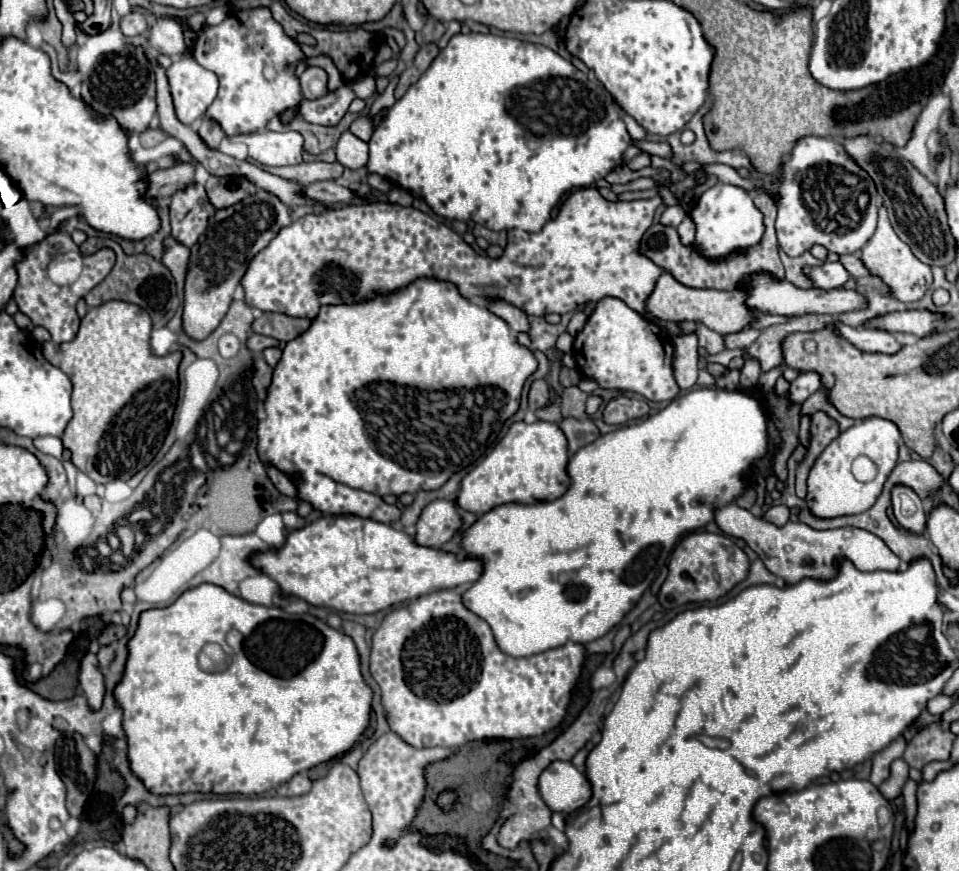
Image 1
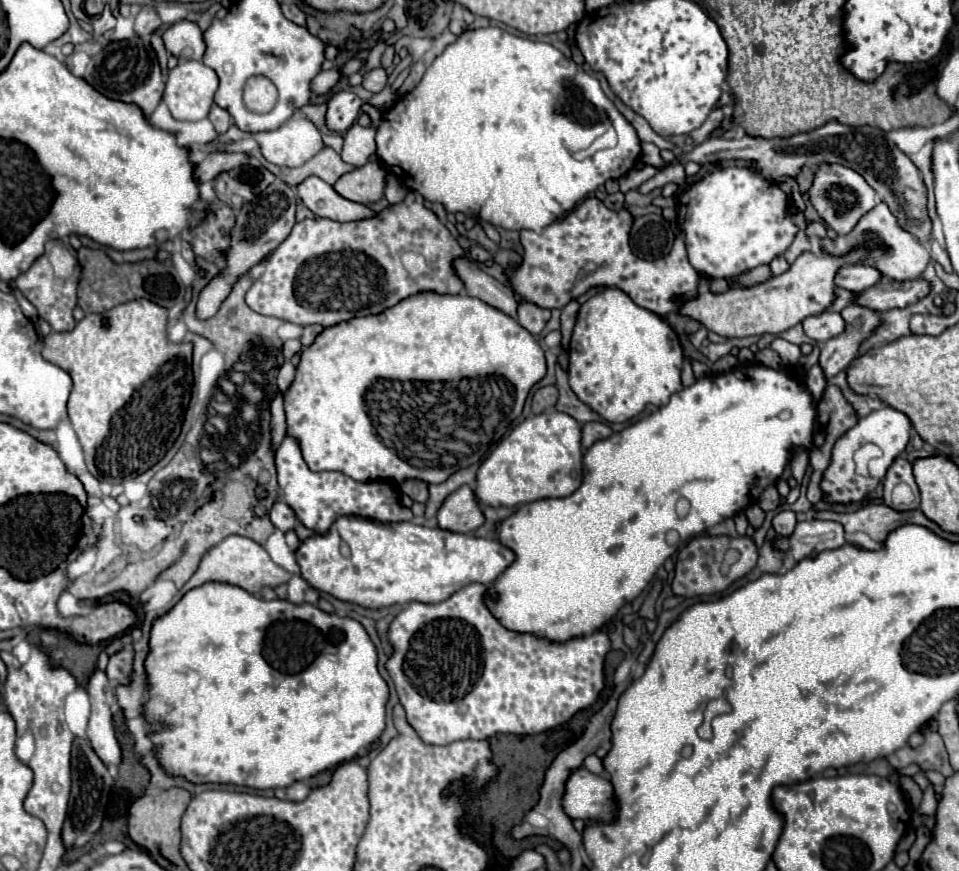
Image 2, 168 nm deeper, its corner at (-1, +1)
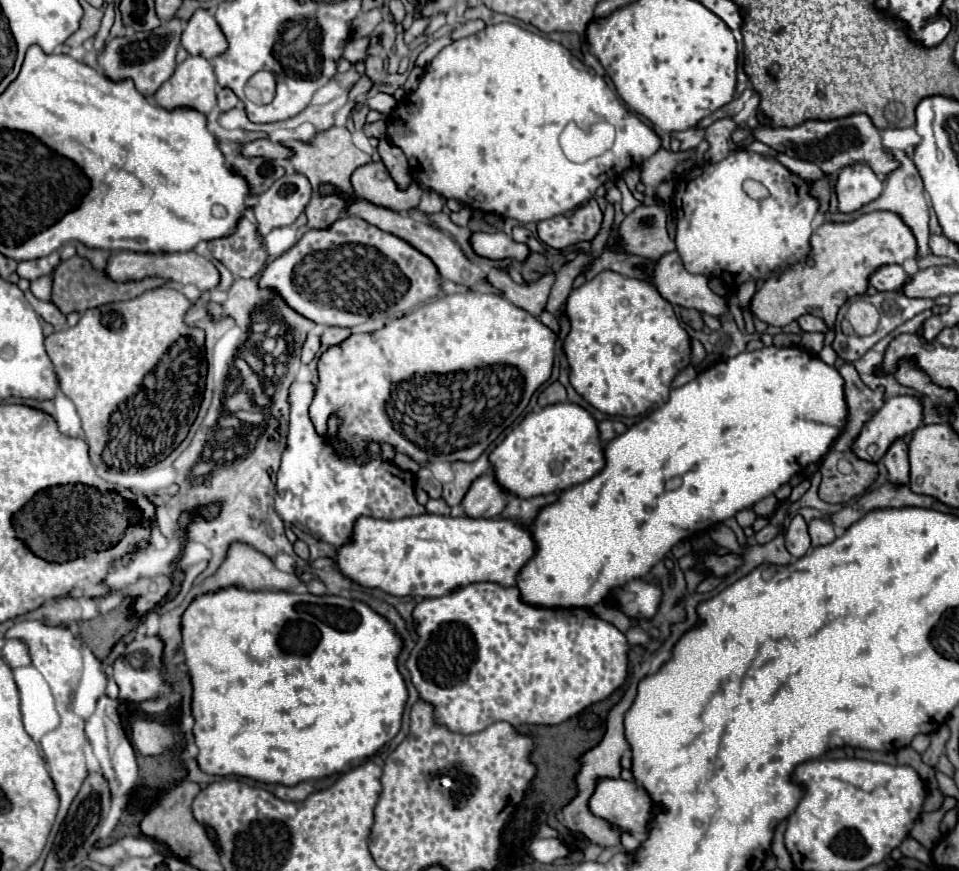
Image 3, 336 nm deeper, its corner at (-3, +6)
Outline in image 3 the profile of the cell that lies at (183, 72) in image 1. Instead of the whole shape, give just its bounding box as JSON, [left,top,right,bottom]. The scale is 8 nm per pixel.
[153,57,217,115]

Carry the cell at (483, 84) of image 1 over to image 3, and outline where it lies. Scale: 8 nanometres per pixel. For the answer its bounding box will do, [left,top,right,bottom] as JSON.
[387,23,661,223]

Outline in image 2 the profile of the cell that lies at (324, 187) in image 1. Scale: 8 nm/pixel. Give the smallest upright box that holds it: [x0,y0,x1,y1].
[335,162,385,204]

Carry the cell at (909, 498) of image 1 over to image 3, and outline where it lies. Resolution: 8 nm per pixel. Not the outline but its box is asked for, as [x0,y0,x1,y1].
[881,439,909,485]

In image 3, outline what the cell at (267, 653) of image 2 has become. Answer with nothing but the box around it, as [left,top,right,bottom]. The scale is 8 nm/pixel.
[181,589,407,785]

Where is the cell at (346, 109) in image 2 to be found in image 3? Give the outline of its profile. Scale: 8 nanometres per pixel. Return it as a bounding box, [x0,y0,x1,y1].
[365,91,397,117]

